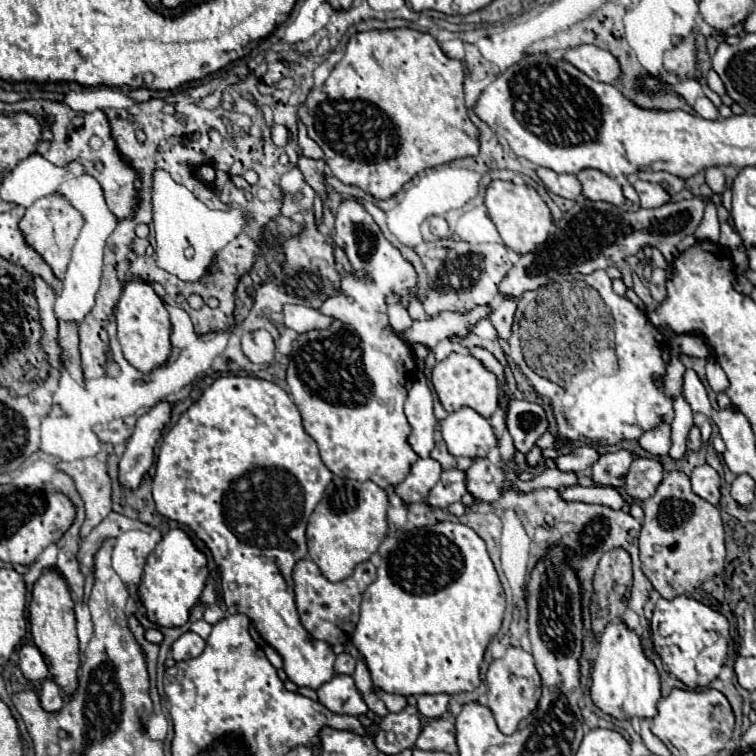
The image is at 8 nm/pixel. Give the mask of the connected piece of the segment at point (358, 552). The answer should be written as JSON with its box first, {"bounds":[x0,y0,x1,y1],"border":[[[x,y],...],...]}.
{"bounds":[307,477,387,581],"border":[[[335,477],[307,525],[309,557],[319,565],[329,581],[347,579],[355,565],[367,561],[387,535],[387,493],[373,481],[351,481]]]}

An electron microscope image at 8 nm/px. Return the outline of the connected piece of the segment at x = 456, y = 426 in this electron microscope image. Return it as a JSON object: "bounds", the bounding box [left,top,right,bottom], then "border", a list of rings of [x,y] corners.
{"bounds":[439,407,497,457],"border":[[[471,407],[449,413],[439,423],[439,429],[449,453],[455,457],[487,457],[497,445],[497,437],[487,419]]]}

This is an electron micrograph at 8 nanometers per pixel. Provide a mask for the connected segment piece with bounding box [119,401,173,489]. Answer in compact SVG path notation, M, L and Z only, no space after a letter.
M161 401L137 419L135 431L119 461L119 481L123 487L139 487L143 473L147 473L147 469L153 463L155 441L161 437L163 429L171 421L171 409L171 403Z

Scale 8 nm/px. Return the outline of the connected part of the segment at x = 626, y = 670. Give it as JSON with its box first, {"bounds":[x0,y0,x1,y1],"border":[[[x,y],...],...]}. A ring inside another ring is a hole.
{"bounds":[591,621,661,719],"border":[[[623,621],[609,623],[599,639],[599,653],[591,673],[591,699],[593,703],[607,715],[615,719],[631,719],[637,715],[639,719],[655,717],[657,703],[661,699],[661,681],[657,667],[645,655],[639,635],[629,629]]]}

